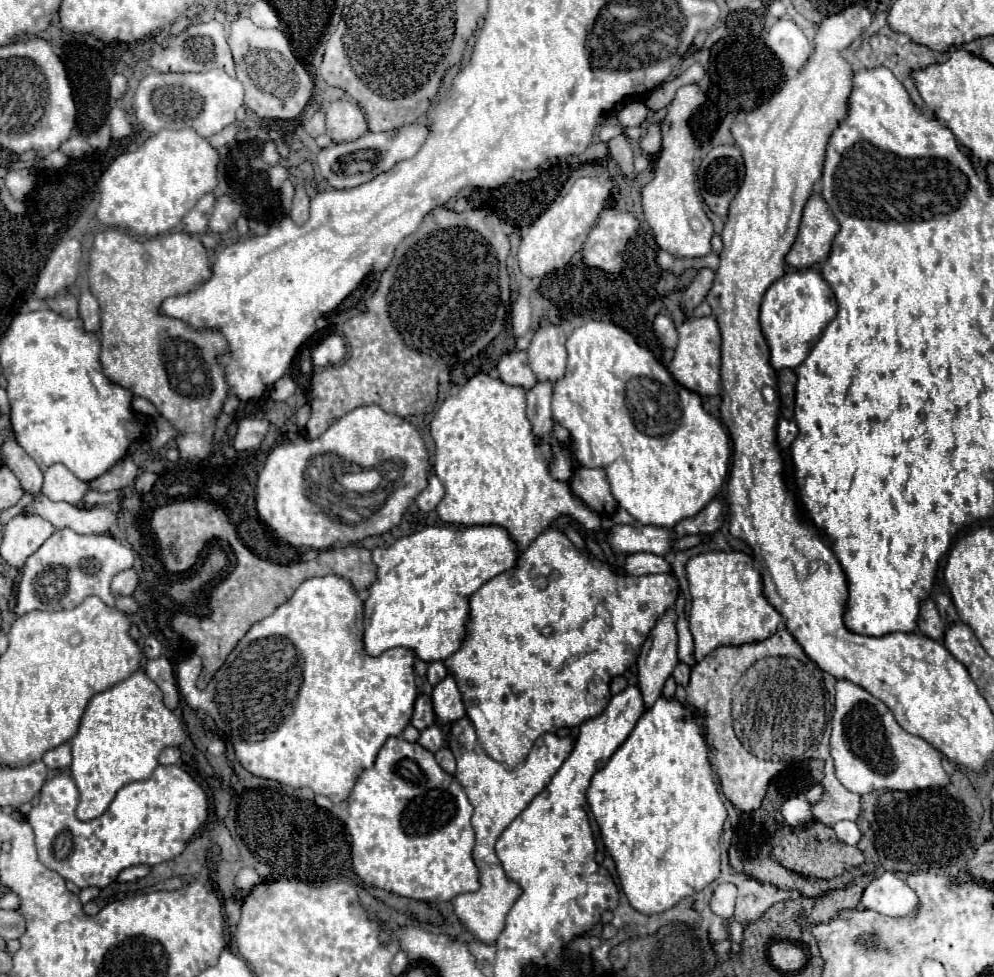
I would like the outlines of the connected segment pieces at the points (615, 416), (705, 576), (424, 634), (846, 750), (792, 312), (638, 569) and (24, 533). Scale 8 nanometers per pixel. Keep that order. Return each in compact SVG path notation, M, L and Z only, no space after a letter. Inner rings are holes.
M589 320L583 326L579 326L577 330L573 330L573 334L567 338L567 354L569 354L569 360L567 360L565 376L553 382L553 418L571 432L571 448L573 448L573 454L579 460L579 464L587 466L587 468L605 468L613 498L617 500L617 504L621 508L625 508L641 524L673 528L679 520L691 518L699 510L703 510L703 506L707 506L707 502L711 502L715 498L715 494L721 490L721 486L726 481L731 450L729 450L729 438L727 438L723 426L703 408L699 394L687 390L685 386L679 386L673 380L673 376L669 374L669 370L655 358L655 354L649 348L641 346L631 332L627 332L625 328L621 328L613 322Z
M703 552L699 556L689 558L687 562L687 580L693 598L691 614L689 614L689 628L695 640L695 658L703 660L711 650L723 644L745 644L769 638L779 622L781 614L765 600L761 592L761 574L755 568L755 560L745 552Z
M427 526L411 536L405 536L401 540L397 540L393 546L389 548L375 548L372 551L372 560L377 564L377 582L369 588L369 598L365 600L365 650L371 656L379 656L381 652L395 648L395 646L405 646L411 648L415 652L417 658L425 660L425 662L433 662L433 660L445 660L451 654L455 654L455 650L459 650L459 646L467 640L467 622L469 622L469 600L471 596L491 578L495 578L497 574L511 570L515 566L515 560L519 556L519 548L517 542L511 538L511 534L503 528L503 526Z
M837 680L835 684L835 714L831 720L831 756L835 762L835 774L839 782L857 794L867 794L873 790L925 790L925 788L941 788L949 784L949 774L941 766L941 754L935 746L931 746L921 736L913 736L903 730L893 712L875 696L871 696L861 686L849 680Z
M795 270L773 282L765 292L761 304L761 328L771 350L771 366L775 370L799 366L799 362L807 358L807 350L811 350L811 346L825 330L827 322L835 318L835 314L835 296L819 272Z
M637 552L625 556L623 568L631 576L643 576L643 574L655 574L655 572L671 572L671 564L665 556L649 554L649 552Z
M17 514L7 526L1 544L1 558L21 570L27 558L55 532L55 526L35 514Z

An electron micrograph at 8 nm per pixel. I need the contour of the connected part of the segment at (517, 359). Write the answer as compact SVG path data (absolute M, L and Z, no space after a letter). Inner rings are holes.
M513 350L513 352L503 354L497 362L497 372L505 384L523 386L525 390L529 390L537 382L535 374L531 372L525 350Z

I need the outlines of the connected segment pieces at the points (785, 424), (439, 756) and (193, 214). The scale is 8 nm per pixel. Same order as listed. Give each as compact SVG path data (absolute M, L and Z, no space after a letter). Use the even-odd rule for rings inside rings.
M779 418L779 426L777 426L777 442L779 446L785 450L791 446L791 442L795 440L799 428L793 420L785 420L785 418Z
M443 746L441 750L435 752L435 760L439 762L439 766L441 766L445 772L449 772L449 774L455 772L455 758L453 758L453 752L451 752L447 746Z
M193 208L183 220L181 220L181 230L189 234L203 234L207 232L207 216L201 214L197 208Z

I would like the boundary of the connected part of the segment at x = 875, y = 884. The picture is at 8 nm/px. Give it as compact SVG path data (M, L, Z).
M885 870L875 876L861 896L863 908L877 910L887 916L905 916L917 908L917 896L895 872Z

